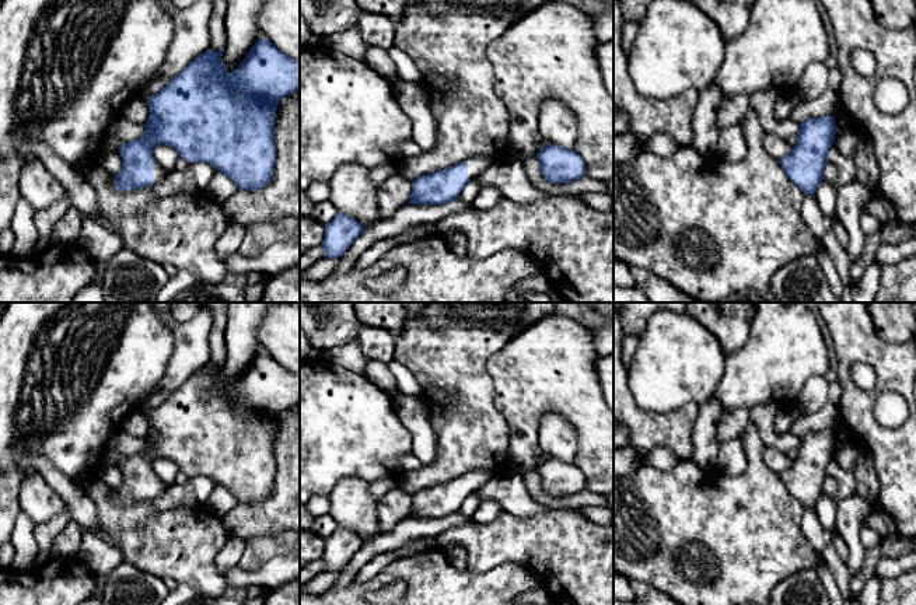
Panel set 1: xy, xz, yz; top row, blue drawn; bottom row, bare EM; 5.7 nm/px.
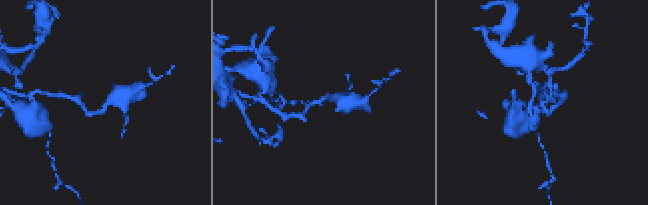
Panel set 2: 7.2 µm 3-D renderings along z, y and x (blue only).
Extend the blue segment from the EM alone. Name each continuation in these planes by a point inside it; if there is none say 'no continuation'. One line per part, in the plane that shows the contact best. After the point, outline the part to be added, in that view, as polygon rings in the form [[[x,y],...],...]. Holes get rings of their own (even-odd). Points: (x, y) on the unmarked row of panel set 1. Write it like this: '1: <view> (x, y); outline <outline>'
1: xy (160, 486); outline [[[157,475],[154,476],[154,497],[161,496],[168,487]]]

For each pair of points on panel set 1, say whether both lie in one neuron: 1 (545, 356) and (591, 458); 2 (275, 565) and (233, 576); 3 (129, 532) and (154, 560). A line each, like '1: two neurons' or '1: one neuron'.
1: one neuron
2: one neuron
3: one neuron

